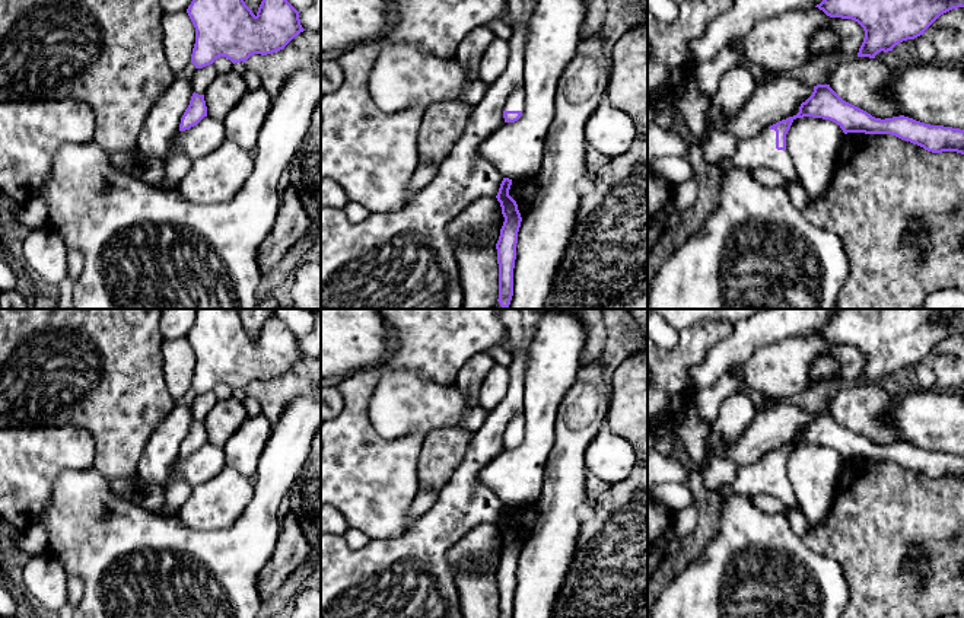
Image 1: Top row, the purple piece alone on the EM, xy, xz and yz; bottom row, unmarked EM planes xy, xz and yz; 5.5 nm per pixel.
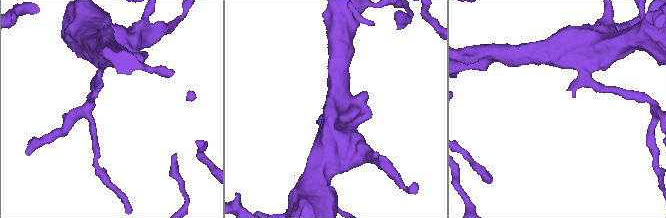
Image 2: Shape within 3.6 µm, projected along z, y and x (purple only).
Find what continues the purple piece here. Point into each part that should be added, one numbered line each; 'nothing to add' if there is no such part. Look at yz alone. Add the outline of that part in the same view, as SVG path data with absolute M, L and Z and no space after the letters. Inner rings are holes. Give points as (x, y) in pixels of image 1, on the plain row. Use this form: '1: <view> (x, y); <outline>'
1: yz (757, 478); M770 455L755 464L739 466L736 478L722 485L719 493L767 494L779 498L788 507L799 507L788 477L776 475L776 458Z

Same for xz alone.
1: xz (517, 426); M522 411L516 414L508 424L505 430L506 437L524 437L525 433L525 421Z

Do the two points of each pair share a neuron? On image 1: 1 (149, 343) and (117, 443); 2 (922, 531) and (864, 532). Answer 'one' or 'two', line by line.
1: one
2: one

